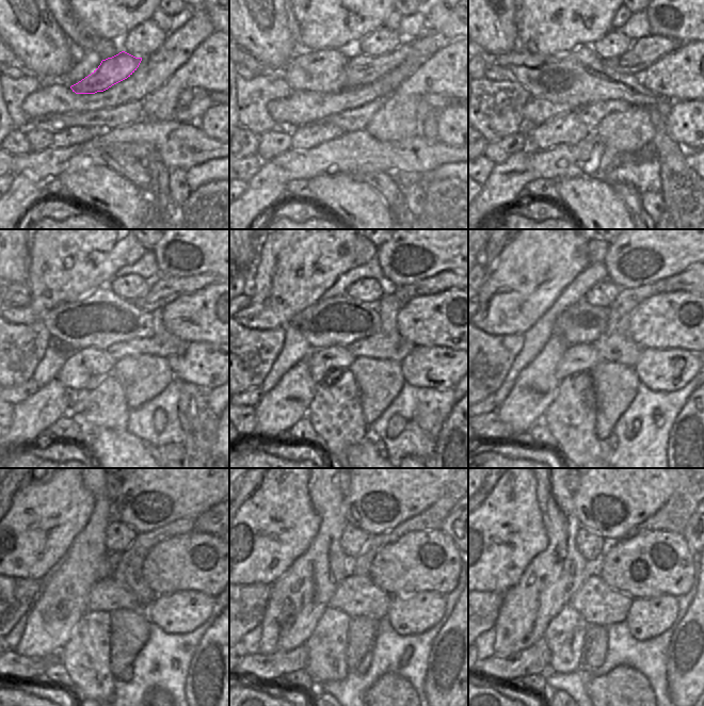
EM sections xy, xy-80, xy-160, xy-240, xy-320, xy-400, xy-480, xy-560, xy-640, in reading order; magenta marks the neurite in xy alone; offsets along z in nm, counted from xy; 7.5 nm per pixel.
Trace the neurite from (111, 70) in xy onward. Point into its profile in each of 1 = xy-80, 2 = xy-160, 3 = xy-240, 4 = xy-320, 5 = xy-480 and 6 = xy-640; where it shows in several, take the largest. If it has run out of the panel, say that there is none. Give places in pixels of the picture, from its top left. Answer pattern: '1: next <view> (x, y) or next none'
1: next xy-80 (360, 70)
2: next xy-160 (644, 51)
3: next xy-240 (162, 290)
4: next xy-320 (446, 279)
5: next xy-480 (207, 523)
6: next xy-640 (685, 532)

